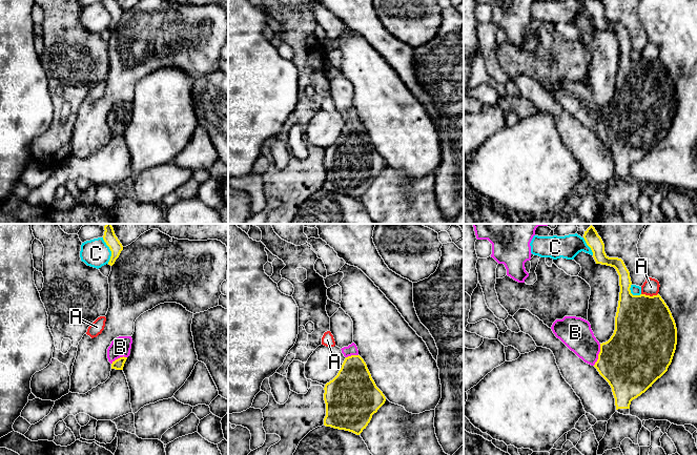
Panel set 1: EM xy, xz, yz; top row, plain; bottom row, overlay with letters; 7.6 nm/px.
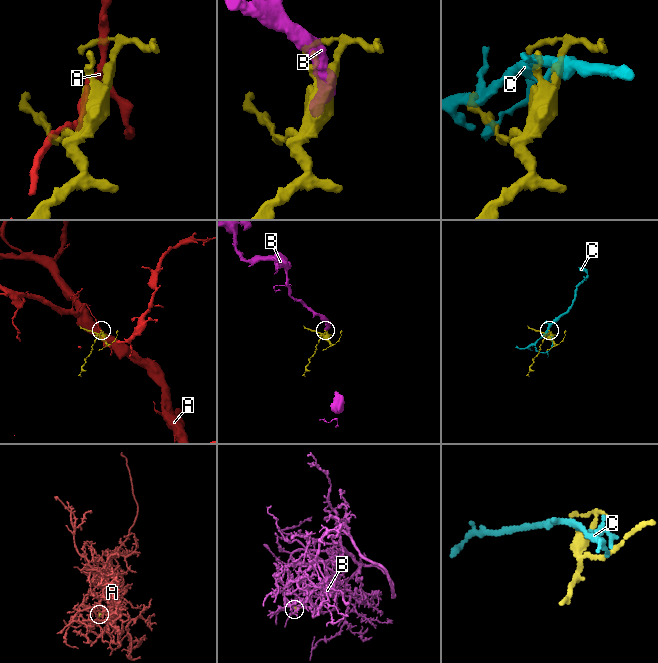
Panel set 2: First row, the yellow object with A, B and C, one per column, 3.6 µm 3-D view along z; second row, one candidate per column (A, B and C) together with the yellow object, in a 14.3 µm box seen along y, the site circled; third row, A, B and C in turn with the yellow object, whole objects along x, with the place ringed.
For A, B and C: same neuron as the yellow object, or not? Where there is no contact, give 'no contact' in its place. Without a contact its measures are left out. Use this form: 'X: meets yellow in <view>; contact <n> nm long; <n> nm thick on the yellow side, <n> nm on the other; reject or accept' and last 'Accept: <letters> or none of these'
A: meets yellow in yz; contact 130 nm long; 460 nm thick on the yellow side, 130 nm on the other; reject
B: meets yellow in yz; contact 180 nm long; 460 nm thick on the yellow side, 240 nm on the other; accept
C: meets yellow in xy; contact 200 nm long; 100 nm thick on the yellow side, 220 nm on the other; reject
Accept: B

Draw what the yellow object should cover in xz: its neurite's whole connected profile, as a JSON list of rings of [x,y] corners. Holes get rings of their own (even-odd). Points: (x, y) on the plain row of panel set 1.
[[[354,107],[341,113],[346,122],[337,140],[325,149],[324,190],[360,200],[386,162],[376,151]]]

